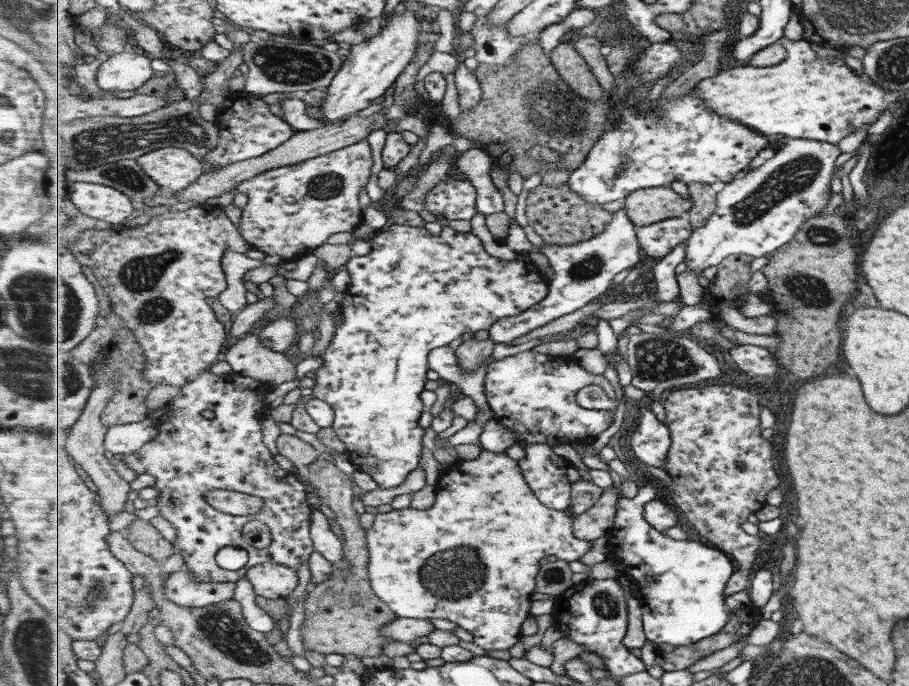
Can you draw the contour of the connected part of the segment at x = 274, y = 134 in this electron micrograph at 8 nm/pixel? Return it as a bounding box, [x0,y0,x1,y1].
[203,91,297,167]

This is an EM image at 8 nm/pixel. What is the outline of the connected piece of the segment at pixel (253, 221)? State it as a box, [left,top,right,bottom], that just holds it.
[237,139,374,260]

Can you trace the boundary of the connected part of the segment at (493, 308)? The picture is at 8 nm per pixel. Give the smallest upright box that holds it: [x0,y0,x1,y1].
[313,223,551,489]

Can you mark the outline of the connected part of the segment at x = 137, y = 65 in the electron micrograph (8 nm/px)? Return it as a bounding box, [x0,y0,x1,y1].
[96,52,158,92]

